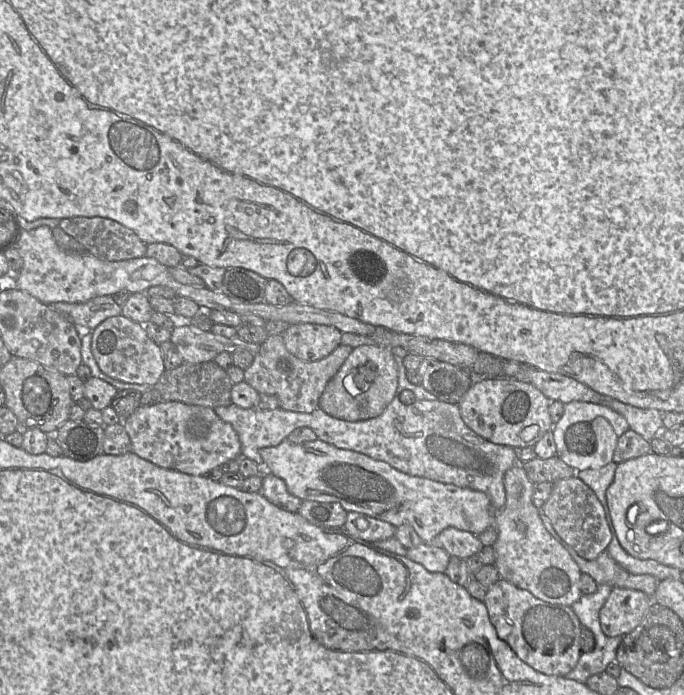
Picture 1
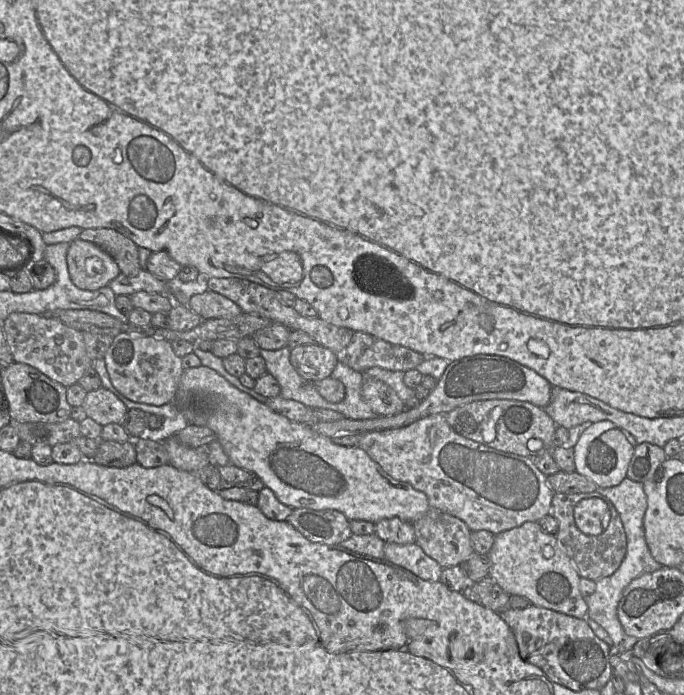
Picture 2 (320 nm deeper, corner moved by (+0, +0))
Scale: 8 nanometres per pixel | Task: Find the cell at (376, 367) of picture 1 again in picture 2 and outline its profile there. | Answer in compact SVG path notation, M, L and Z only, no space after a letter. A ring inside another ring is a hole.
M366 379L361 394L363 400L378 416L393 416L406 409L405 403L396 392L378 379Z

